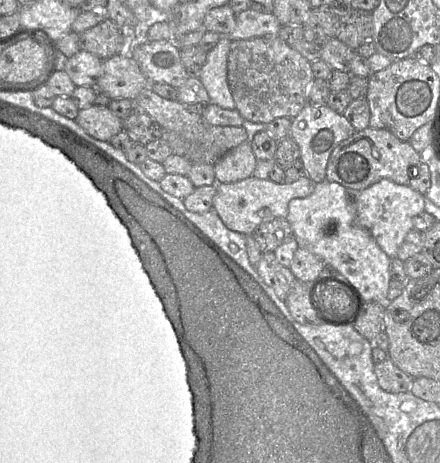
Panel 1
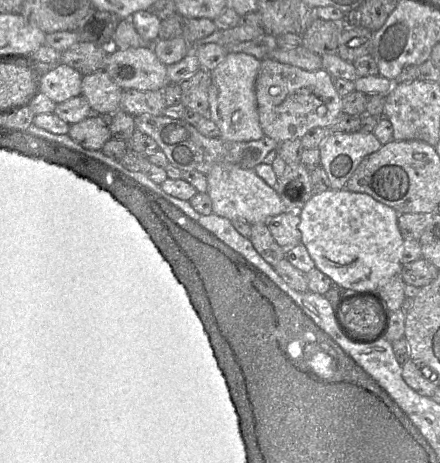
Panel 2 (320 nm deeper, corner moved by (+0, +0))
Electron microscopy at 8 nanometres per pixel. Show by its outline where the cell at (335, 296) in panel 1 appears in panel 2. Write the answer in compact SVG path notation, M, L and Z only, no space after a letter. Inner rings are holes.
M355 297L345 301L339 317L351 336L362 341L377 339L384 328L383 311L370 297Z

